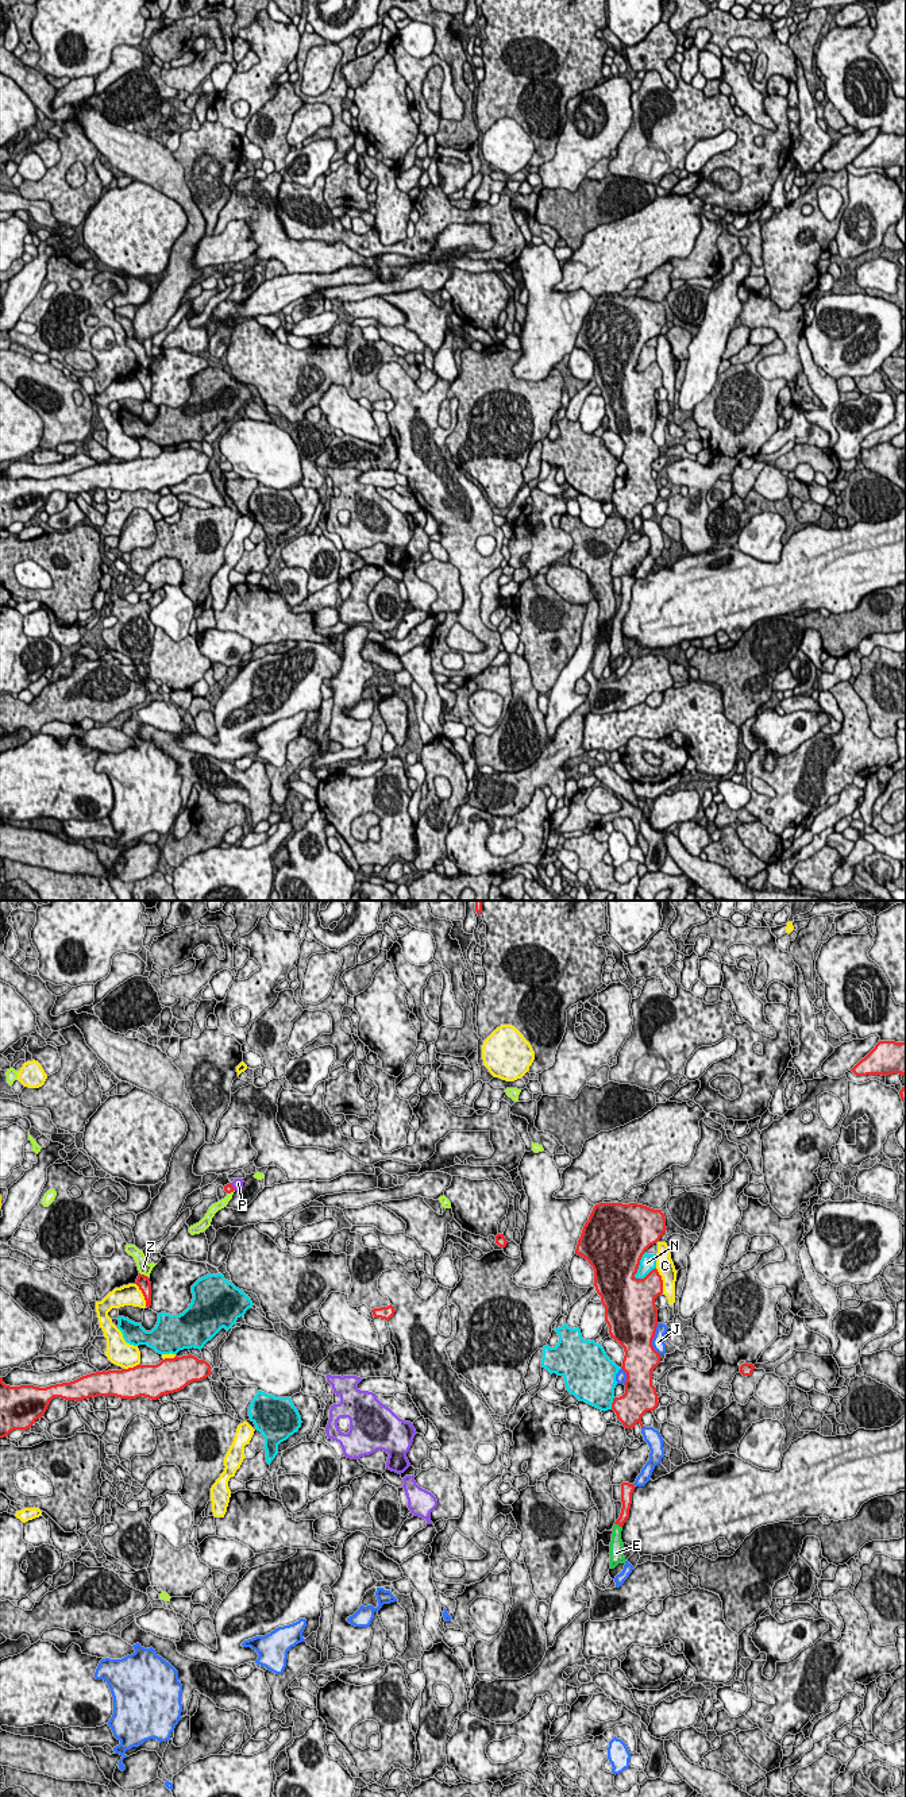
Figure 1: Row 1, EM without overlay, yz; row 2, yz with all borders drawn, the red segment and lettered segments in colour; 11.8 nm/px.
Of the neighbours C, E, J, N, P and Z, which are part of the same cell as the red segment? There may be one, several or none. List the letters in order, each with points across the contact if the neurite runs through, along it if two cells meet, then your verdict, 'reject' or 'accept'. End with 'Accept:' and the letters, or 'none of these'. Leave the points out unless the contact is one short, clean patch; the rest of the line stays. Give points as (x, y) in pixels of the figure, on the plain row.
C: reject
E: across yz (624, 608), (619, 617), (616, 637) | accept
J: reject
N: reject
P: reject
Z: reject
Accept: E

